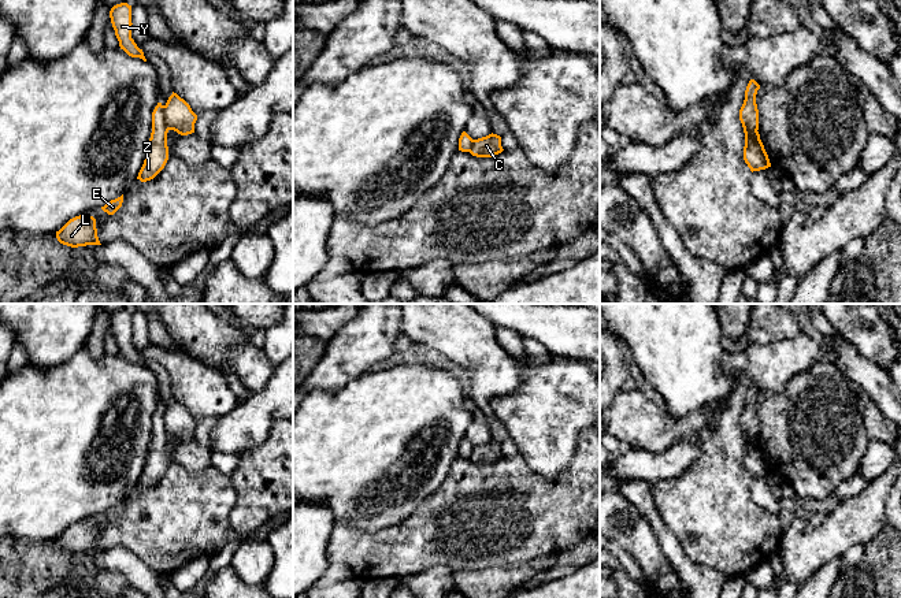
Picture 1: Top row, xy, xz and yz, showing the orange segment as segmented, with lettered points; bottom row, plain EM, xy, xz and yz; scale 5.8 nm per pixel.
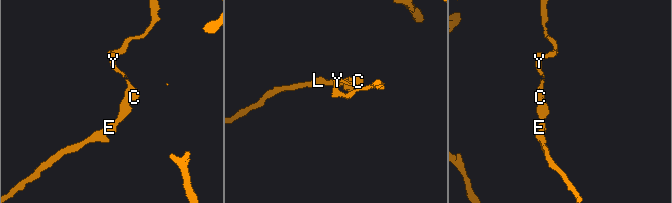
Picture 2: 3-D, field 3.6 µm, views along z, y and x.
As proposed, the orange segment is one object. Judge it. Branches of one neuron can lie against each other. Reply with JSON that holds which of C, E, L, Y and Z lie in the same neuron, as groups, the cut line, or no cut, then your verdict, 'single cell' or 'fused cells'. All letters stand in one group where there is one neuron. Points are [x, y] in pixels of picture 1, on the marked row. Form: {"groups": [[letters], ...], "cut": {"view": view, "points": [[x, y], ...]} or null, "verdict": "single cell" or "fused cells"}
{"groups": [["C", "Y"], ["E", "L", "Z"]], "cut": {"view": "xy", "points": [[162, 106], [169, 129]]}, "verdict": "fused cells"}

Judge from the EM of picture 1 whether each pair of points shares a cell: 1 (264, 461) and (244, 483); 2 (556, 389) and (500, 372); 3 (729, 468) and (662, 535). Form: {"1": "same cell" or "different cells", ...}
{"1": "same cell", "2": "different cells", "3": "different cells"}

